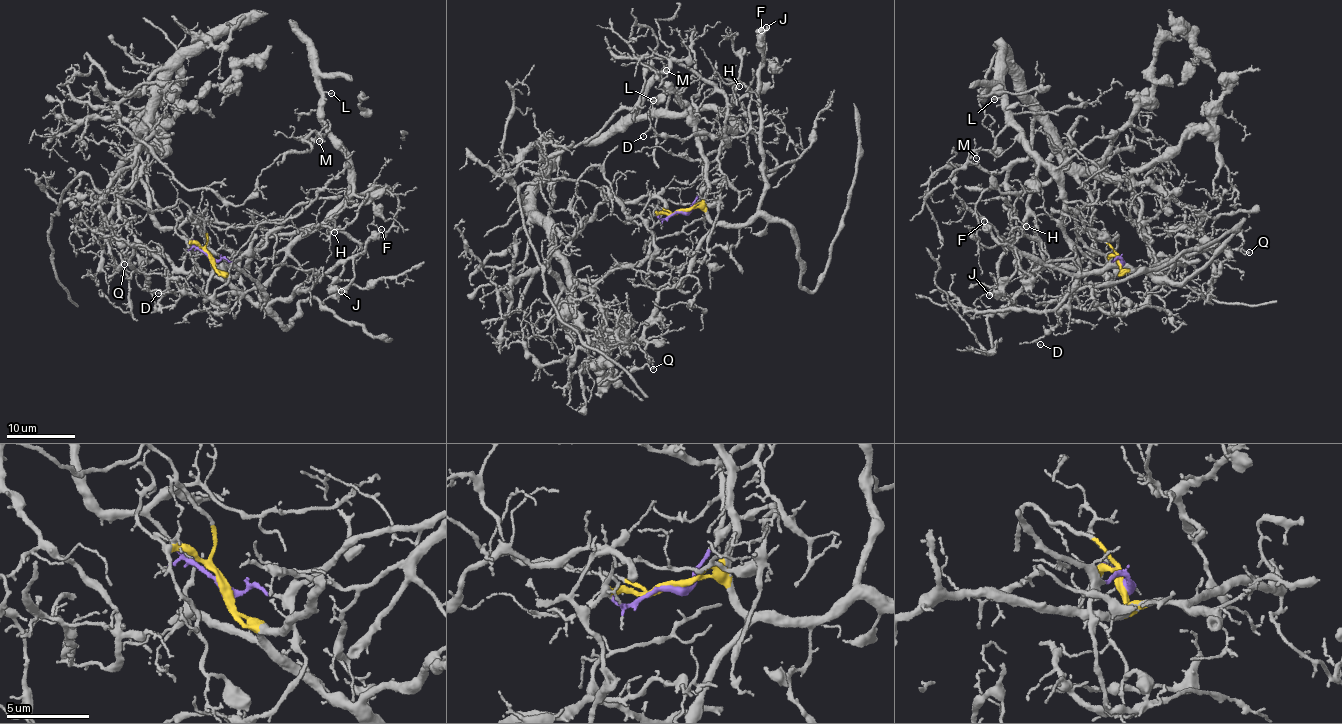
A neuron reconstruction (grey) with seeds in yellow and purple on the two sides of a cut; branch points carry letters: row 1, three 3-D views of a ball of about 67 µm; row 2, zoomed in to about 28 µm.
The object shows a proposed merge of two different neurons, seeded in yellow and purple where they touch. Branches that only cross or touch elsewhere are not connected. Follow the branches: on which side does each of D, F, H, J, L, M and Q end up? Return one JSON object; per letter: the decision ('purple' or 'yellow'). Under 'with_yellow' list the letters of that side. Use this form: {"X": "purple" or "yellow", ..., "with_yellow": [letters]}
{"D": "purple", "F": "yellow", "H": "purple", "J": "yellow", "L": "purple", "M": "purple", "Q": "yellow", "with_yellow": ["F", "J", "Q"]}

